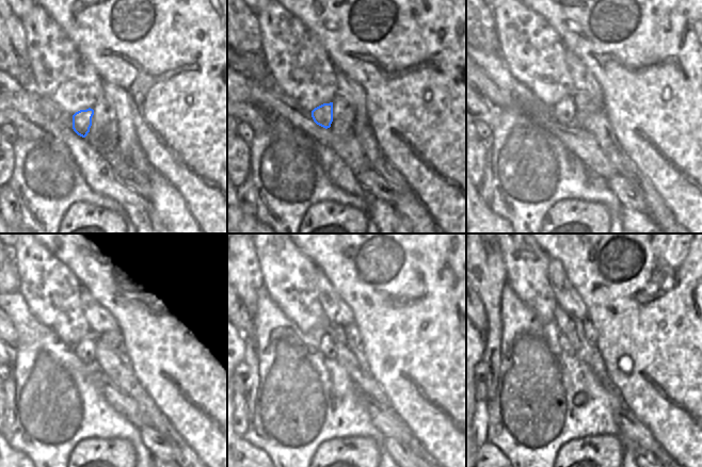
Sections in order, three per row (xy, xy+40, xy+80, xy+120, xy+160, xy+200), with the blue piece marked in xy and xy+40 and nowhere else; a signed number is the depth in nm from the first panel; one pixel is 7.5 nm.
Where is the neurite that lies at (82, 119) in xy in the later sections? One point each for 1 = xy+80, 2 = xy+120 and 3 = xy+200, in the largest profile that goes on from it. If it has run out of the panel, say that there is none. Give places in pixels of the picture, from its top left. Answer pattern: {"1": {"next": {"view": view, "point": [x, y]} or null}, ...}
{"1": {"next": {"view": "xy+80", "point": [564, 111]}}, "2": {"next": {"view": "xy+120", "point": [85, 350]}}, "3": {"next": {"view": "xy+200", "point": [574, 338]}}}

